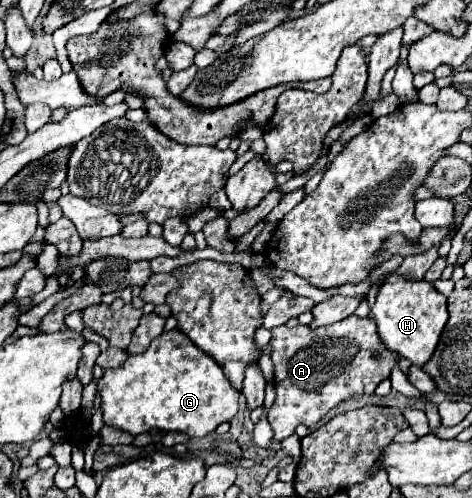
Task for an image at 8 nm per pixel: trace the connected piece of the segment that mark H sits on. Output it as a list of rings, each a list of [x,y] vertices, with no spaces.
[[[394,275],[382,283],[372,307],[372,315],[386,349],[398,353],[402,359],[408,359],[416,367],[424,367],[438,347],[442,329],[448,321],[448,307],[446,297],[440,295],[432,283]]]

